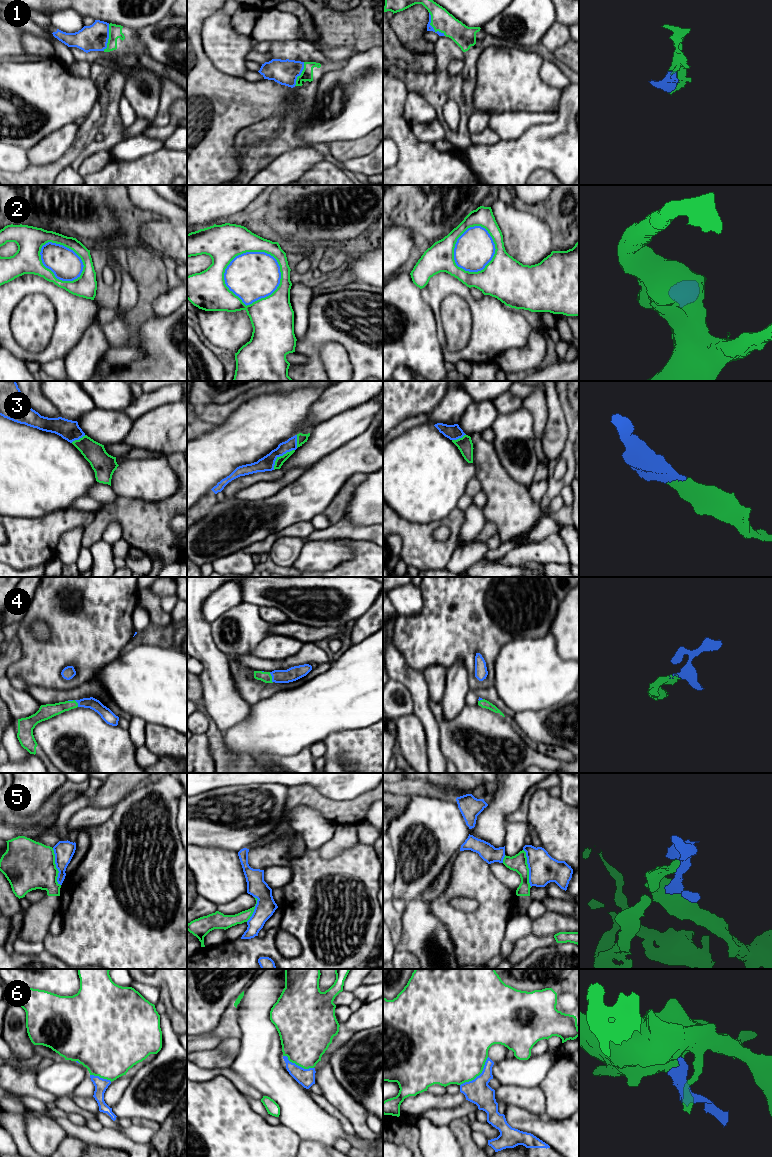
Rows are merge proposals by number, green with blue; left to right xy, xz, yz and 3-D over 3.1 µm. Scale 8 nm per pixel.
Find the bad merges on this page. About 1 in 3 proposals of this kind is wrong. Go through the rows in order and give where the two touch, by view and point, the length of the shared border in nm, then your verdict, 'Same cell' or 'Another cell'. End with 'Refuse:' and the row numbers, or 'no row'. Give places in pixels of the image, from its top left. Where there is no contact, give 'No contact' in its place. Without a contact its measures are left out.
1: Touches green at yz (431, 25). Shared border 240 nm. Same cell
2: Touches green at xz (280, 283). Shared border 480 nm. Another cell
3: Touches green at xz (280, 456). Shared border 240 nm. Same cell
4: Touches green at xy (74, 700). Shared border 100 nm. Same cell
5: Touches green at xy (55, 867). Shared border 320 nm. Another cell
6: Touches green at yz (478, 1075). Shared border 320 nm. Another cell
Refuse: 2, 5, 6

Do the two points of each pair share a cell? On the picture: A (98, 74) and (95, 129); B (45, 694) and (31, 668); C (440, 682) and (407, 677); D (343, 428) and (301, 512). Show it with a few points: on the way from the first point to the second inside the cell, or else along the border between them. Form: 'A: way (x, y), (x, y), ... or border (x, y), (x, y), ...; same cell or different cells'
A: way (104, 88), (104, 115); same cell
B: border (28, 686), (45, 686), (64, 690); different cells
C: border (422, 672), (426, 679), (431, 700); different cells
D: border (351, 439), (325, 455), (312, 466); different cells

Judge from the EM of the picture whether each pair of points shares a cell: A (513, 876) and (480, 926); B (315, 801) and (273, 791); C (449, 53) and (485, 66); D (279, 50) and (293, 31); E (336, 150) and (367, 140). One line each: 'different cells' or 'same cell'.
A: different cells
B: different cells
C: different cells
D: different cells
E: same cell

